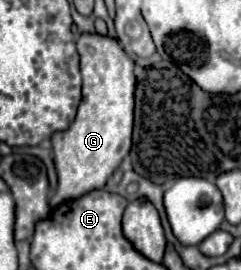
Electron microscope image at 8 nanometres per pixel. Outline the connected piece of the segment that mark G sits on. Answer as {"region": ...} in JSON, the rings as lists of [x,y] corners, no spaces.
{"region":[[[98,33],[80,35],[78,39],[80,71],[84,79],[82,101],[74,123],[60,133],[52,135],[54,165],[58,173],[56,195],[50,199],[50,209],[60,203],[78,199],[88,191],[102,189],[106,179],[120,167],[122,159],[132,147],[132,121],[134,121],[134,63],[122,47]]]}

